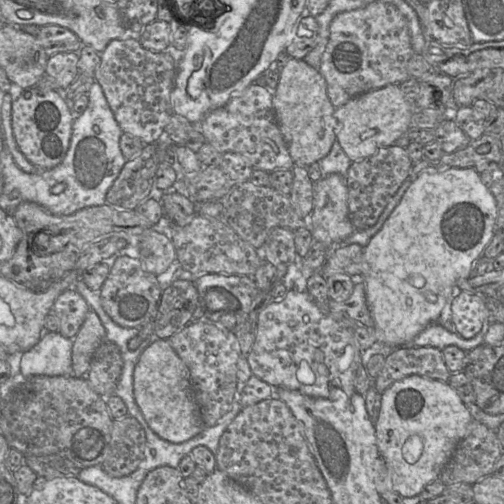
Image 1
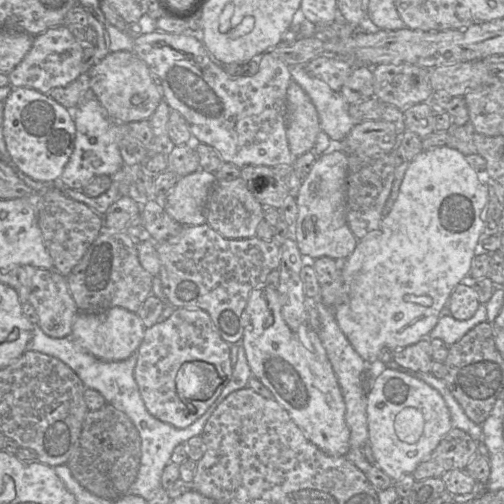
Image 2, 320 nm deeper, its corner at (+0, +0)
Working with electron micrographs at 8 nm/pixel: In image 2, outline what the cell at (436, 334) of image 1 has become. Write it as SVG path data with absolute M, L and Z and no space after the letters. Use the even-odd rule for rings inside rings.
M480 304L474 316L466 321L457 320L452 315L441 316L429 334L430 340L441 339L447 346L458 342L468 331L477 324L487 321L486 304Z

